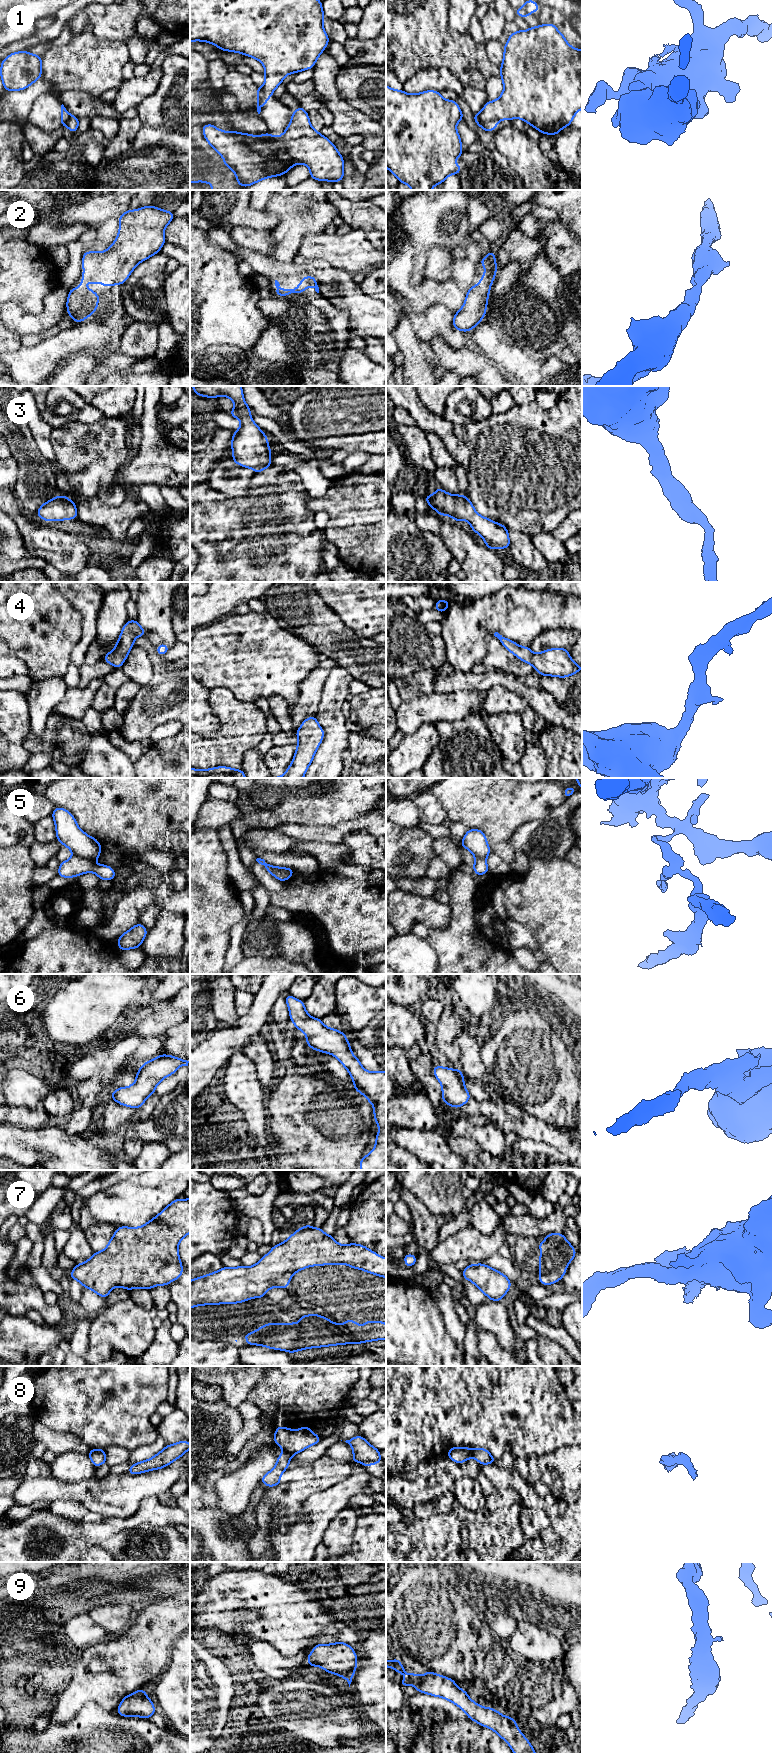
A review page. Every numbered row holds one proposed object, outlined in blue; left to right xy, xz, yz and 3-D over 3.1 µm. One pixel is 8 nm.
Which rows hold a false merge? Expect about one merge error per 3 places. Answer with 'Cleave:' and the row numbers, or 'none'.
Cleave: 1, 5, 8

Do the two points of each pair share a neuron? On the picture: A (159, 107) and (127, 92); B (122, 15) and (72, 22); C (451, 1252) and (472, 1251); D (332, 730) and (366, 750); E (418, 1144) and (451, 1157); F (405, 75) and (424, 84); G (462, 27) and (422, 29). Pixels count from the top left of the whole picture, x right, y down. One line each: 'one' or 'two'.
A: two
B: one
C: one
D: two
E: one
F: two
G: two

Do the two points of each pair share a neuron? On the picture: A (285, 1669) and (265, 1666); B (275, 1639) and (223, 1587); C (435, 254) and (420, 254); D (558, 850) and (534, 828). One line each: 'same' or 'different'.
A: same
B: same
C: different
D: same

